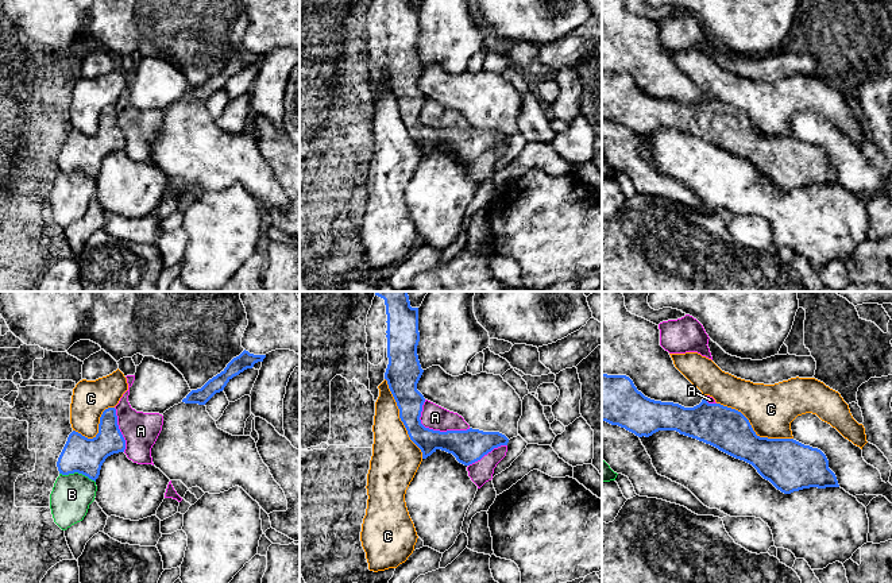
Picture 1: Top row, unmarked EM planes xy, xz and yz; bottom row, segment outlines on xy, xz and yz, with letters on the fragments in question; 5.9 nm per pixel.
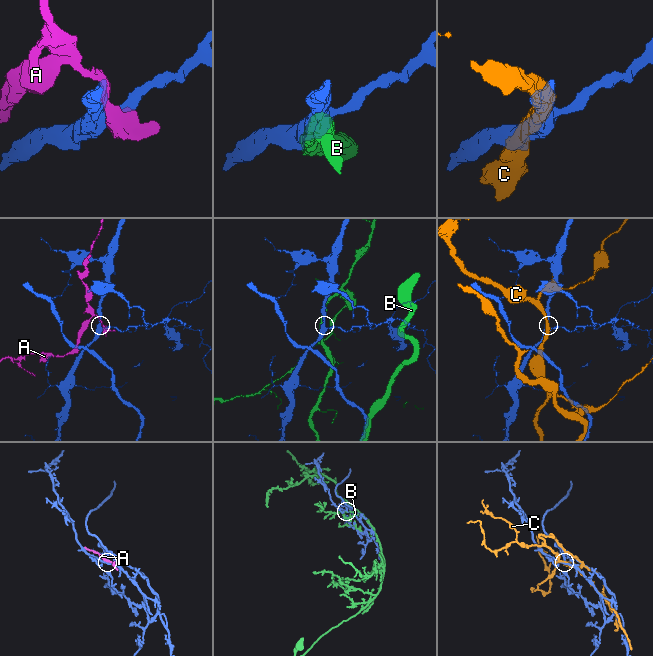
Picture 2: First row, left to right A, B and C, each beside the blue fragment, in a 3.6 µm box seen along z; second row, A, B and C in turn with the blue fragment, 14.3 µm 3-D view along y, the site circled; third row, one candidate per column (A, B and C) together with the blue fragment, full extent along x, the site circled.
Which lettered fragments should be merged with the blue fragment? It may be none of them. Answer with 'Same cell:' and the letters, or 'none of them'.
Same cell: C

